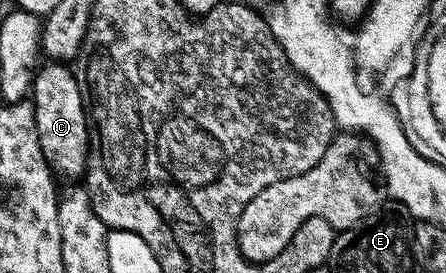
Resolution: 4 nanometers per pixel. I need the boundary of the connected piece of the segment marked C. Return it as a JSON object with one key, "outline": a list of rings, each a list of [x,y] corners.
{"outline":[[[47,62],[35,70],[30,90],[30,104],[34,111],[38,143],[48,160],[48,168],[68,179],[83,176],[87,170],[89,152],[88,117],[82,103],[81,89],[75,72],[63,62]]]}

